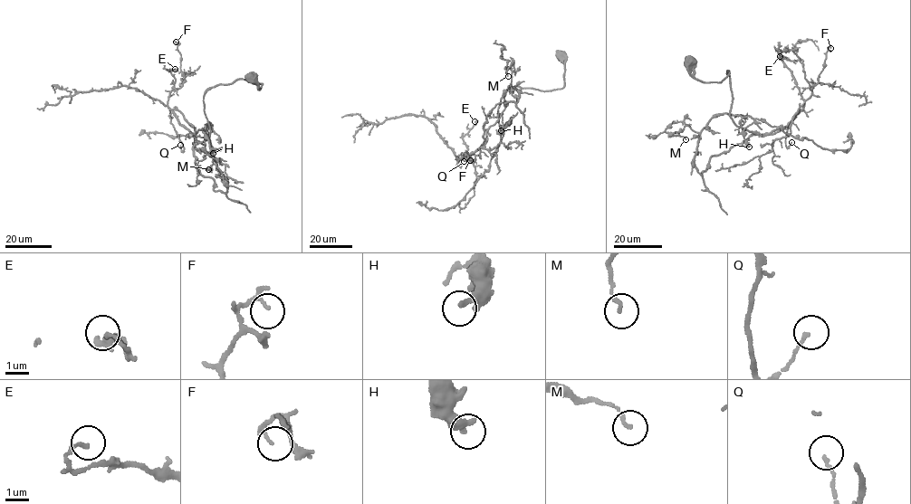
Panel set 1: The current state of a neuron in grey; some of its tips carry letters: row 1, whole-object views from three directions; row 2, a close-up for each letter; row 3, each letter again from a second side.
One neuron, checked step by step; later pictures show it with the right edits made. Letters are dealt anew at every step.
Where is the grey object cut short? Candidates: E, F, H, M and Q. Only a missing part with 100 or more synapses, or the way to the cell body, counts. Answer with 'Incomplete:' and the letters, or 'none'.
Incomplete: none

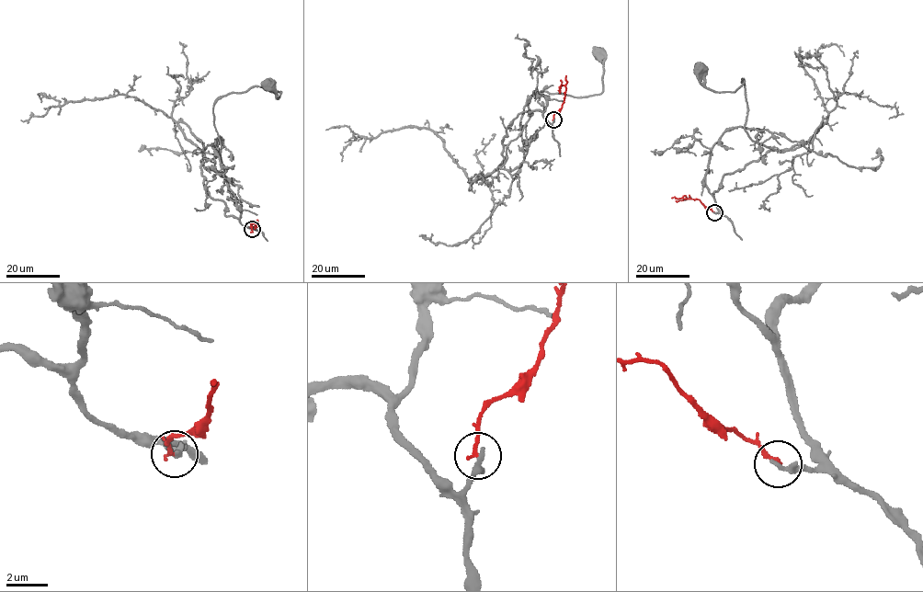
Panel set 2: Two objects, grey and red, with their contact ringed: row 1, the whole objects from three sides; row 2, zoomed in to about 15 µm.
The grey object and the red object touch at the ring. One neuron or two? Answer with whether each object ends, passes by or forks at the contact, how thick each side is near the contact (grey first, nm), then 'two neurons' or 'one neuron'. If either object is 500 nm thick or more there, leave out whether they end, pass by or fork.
grey ends; red ends; calibres 320 and 200 nm; two neurons

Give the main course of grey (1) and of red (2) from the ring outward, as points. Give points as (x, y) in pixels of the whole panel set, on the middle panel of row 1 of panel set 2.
1: (553, 119), (522, 111), (507, 129), (502, 156), (528, 120), (532, 94), (598, 95), (598, 54)
2: (553, 119), (564, 101), (565, 87), (561, 85), (560, 88), (560, 80)

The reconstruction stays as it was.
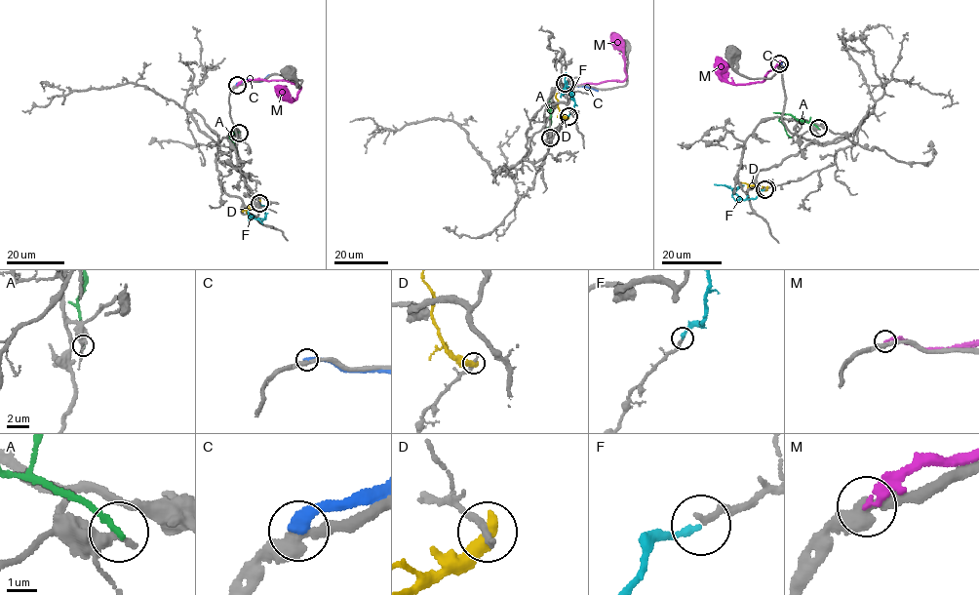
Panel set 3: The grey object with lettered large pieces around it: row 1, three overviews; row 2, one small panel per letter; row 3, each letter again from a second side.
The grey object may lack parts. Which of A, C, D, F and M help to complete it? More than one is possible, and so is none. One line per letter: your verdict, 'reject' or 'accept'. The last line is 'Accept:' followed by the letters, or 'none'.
A: reject
C: reject
D: reject
F: accept
M: reject
Accept: F

